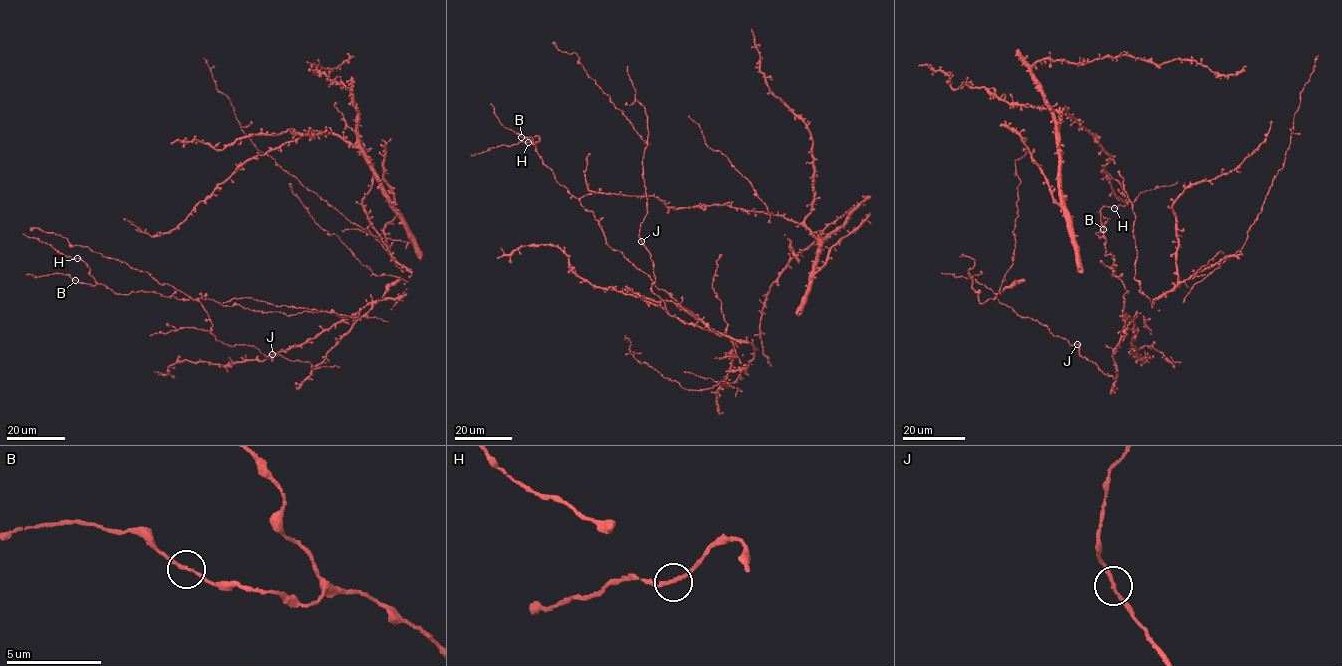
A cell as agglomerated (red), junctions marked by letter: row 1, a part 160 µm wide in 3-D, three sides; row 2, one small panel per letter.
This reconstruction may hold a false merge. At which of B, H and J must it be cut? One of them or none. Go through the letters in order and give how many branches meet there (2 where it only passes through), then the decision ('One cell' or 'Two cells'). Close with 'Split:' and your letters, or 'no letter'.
B: Branches: 2. One cell
H: Branches: 2. One cell
J: Branches: 2. One cell
Split: no letter

